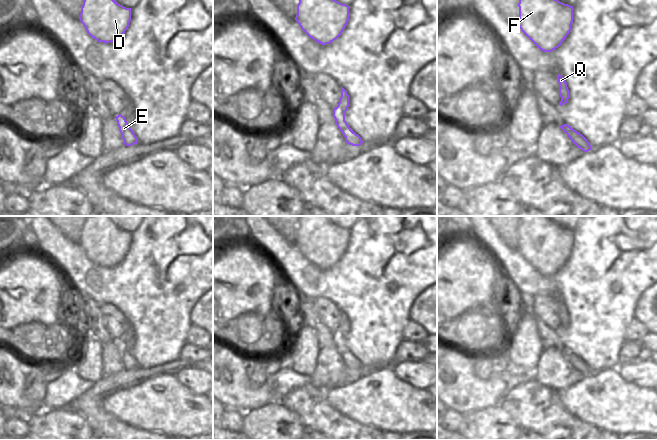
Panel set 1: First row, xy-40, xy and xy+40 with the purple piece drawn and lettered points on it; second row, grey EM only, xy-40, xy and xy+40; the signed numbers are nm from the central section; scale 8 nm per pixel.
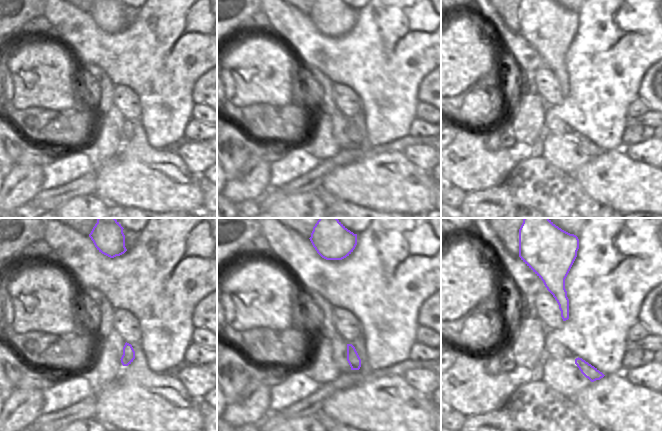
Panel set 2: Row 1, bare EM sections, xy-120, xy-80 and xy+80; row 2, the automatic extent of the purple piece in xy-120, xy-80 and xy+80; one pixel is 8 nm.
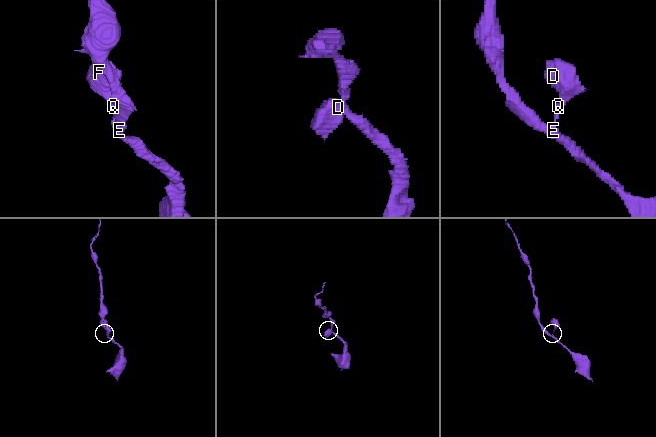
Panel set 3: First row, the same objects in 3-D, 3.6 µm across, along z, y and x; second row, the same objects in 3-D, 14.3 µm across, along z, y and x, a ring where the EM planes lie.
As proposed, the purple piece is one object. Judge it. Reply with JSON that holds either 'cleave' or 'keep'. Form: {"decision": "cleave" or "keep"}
{"decision": "keep"}

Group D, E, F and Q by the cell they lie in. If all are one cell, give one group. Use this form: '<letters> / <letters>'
D E F Q

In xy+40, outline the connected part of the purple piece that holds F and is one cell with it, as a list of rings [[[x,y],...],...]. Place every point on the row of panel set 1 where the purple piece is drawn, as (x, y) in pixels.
[[[519,0],[517,25],[540,50],[552,52],[571,31],[573,6],[558,0]]]

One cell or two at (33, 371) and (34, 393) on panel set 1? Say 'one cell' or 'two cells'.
one cell

